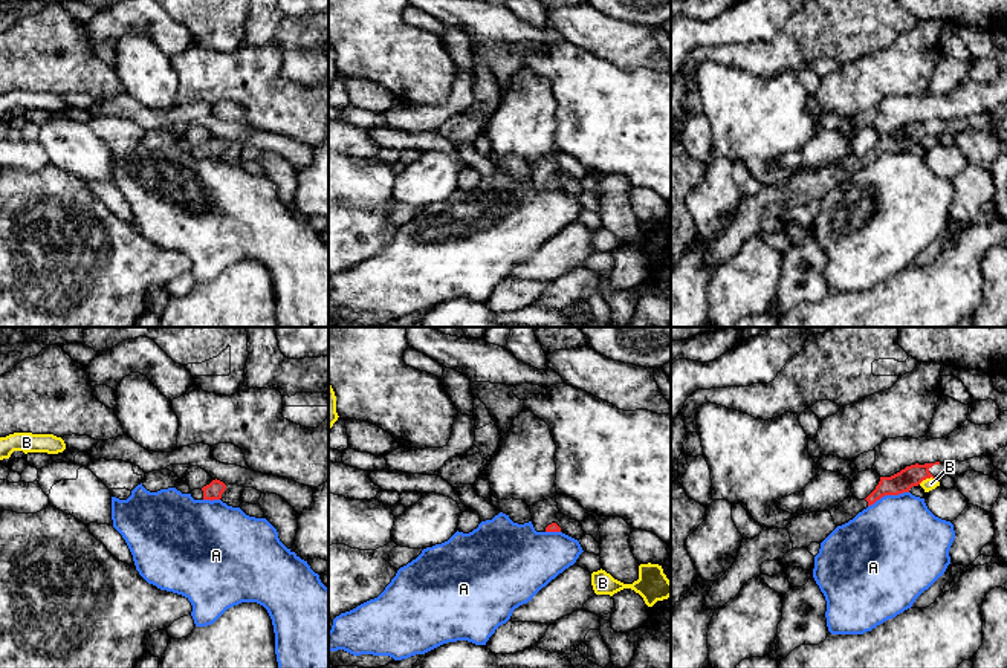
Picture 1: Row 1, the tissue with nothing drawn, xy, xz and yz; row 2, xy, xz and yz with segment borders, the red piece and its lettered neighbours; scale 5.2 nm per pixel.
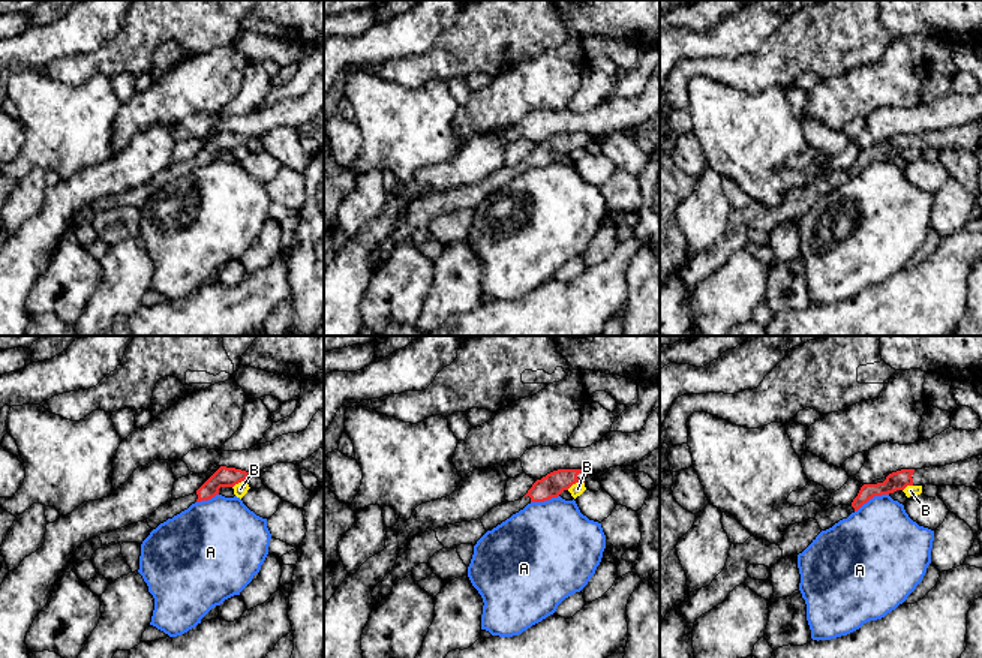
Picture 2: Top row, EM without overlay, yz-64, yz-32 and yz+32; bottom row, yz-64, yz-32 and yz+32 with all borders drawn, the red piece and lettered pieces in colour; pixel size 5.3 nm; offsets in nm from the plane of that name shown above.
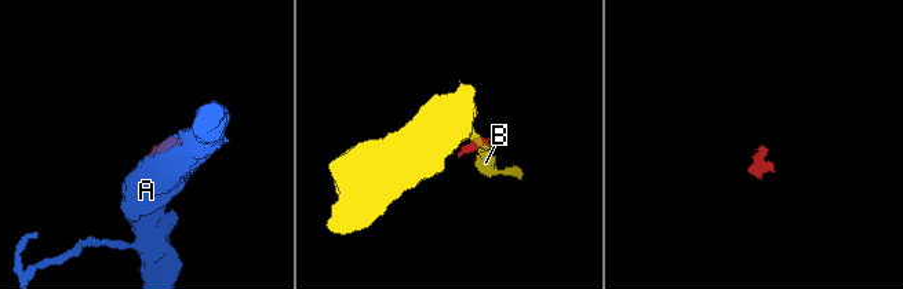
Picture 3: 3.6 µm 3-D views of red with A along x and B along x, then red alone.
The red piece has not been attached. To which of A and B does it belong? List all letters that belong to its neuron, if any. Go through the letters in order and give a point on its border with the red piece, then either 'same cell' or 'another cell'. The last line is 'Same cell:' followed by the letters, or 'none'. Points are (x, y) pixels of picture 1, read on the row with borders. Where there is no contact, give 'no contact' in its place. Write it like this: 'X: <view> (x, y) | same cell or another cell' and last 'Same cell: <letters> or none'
A: yz (888, 494) | another cell
B: yz (926, 477) | another cell
Same cell: none

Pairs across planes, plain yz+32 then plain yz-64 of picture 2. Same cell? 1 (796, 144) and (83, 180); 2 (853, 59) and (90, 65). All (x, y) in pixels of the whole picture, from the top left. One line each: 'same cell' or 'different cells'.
1: different cells
2: same cell

